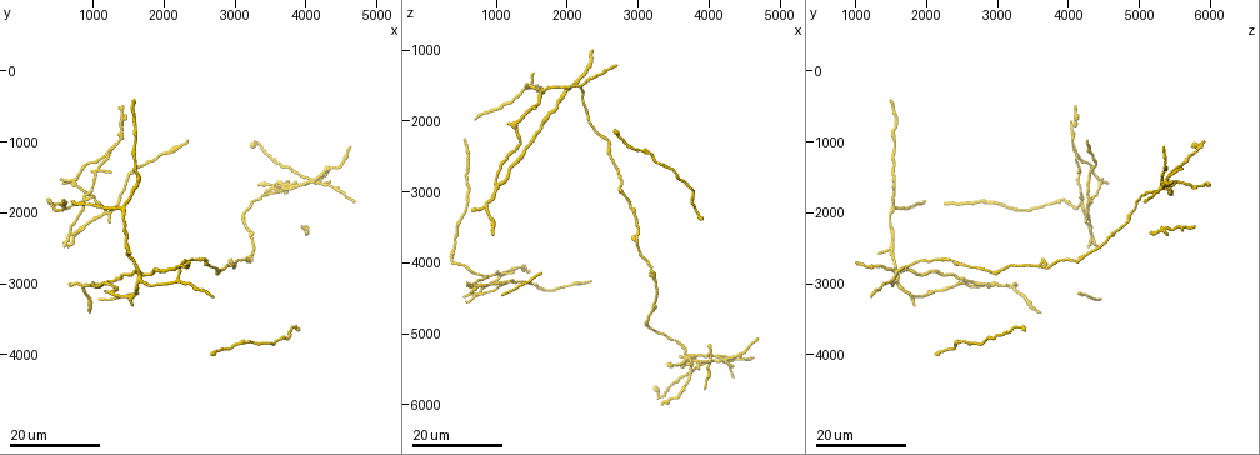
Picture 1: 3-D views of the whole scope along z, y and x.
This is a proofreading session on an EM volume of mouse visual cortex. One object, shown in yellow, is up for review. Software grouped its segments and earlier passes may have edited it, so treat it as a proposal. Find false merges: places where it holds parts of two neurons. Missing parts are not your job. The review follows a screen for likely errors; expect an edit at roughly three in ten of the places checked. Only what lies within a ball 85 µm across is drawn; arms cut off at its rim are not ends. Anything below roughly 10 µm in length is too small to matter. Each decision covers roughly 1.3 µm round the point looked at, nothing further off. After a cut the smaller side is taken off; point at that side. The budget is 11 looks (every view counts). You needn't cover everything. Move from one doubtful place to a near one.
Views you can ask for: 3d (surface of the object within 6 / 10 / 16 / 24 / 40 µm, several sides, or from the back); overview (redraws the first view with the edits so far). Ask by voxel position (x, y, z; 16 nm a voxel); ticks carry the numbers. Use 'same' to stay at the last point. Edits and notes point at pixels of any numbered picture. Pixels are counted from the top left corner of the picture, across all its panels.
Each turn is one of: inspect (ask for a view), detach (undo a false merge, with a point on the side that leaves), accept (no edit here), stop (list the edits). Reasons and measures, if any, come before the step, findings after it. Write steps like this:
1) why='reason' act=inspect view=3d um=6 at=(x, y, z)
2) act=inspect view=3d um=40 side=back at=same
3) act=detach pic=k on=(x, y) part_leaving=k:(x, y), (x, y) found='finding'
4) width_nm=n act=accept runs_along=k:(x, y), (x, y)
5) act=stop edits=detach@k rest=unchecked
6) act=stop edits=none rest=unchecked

why='narrows sharply' act=inspect view=3d um=24 at=(800, 1900, 4150)

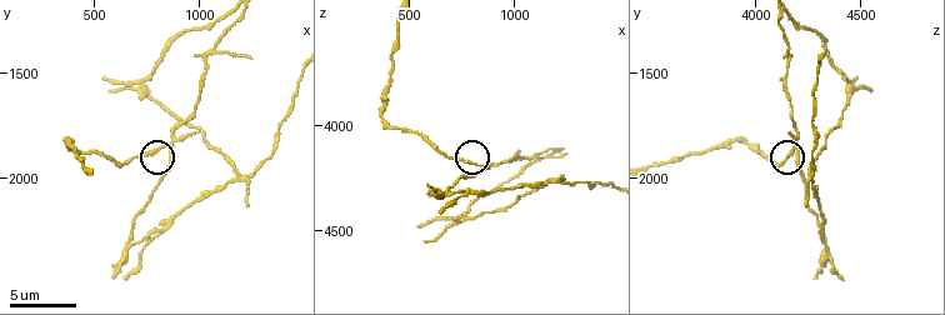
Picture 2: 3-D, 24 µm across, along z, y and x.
act=inspect view=3d um=6 at=(820, 1860, 4170)

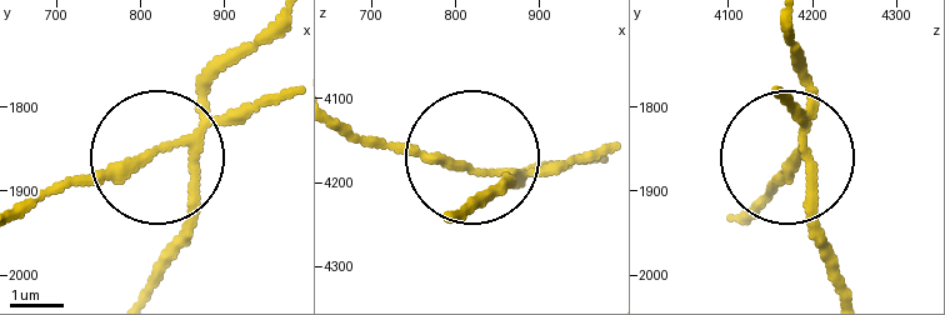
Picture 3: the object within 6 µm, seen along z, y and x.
arms=3 act=detach pic=3 on=(189, 204) part_leaving=3:(199, 138), (185, 228), (159, 281) found='two neurons meet here'

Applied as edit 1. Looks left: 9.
act=inspect view=overview

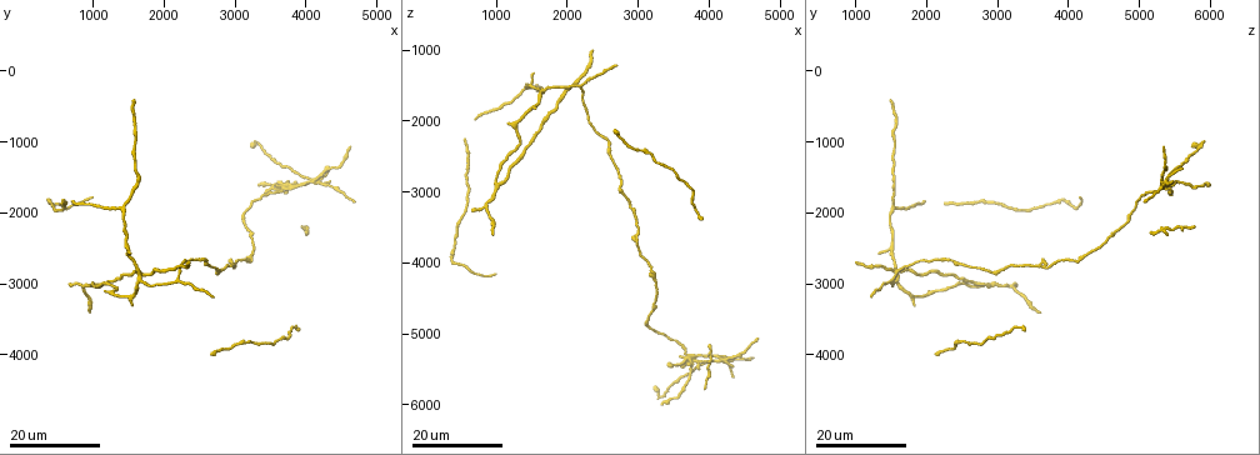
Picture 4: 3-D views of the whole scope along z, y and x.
why='arms part here' act=inspect view=3d um=24 at=(1050, 3000, 2950)

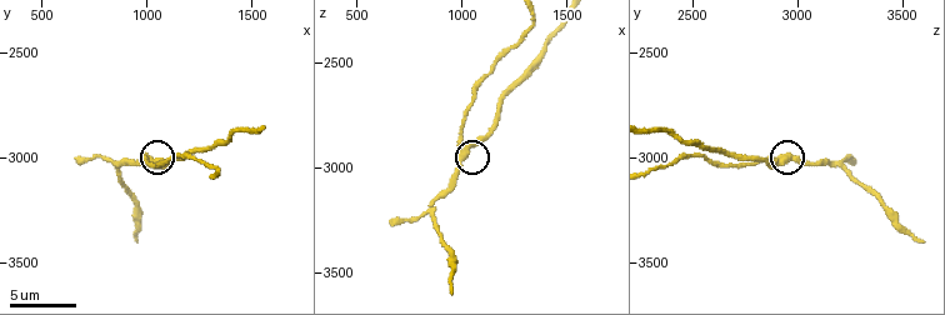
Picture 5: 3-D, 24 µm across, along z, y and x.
act=inspect view=3d um=6 at=(1030, 3020, 2920)

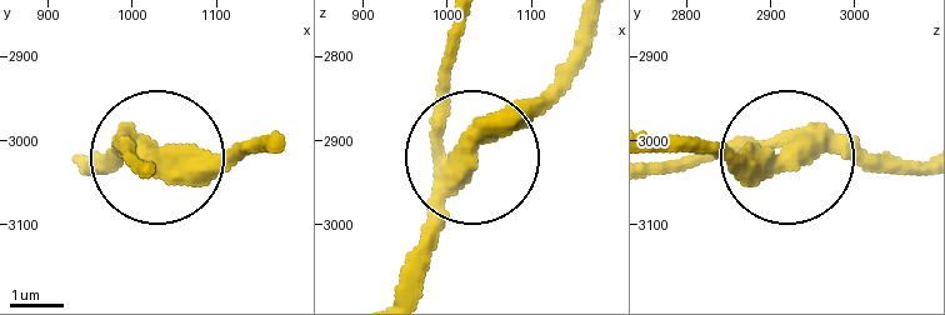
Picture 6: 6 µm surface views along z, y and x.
side_arm_um=15 act=detach pic=6 on=(168, 164) part_leaving=6:(445, 193), (580, 23) found='two neurons meet here'

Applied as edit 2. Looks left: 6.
act=inspect view=overview

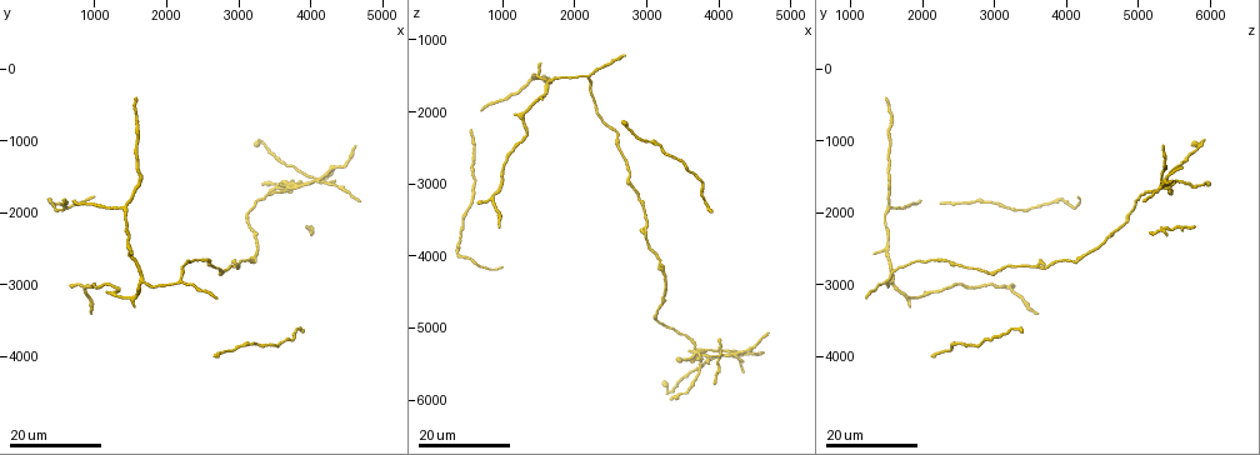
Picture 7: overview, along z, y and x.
why='sudden change in width' act=inspect view=3d um=24 at=(3200, 2250, 4700)

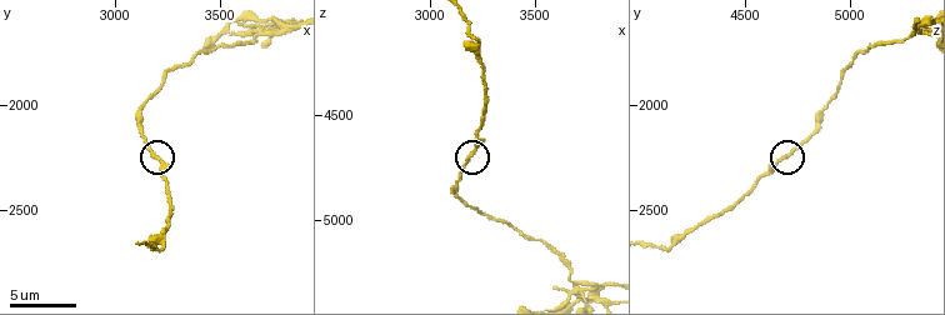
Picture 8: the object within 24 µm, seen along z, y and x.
act=inspect view=3d um=6 at=(3190, 2250, 4690)

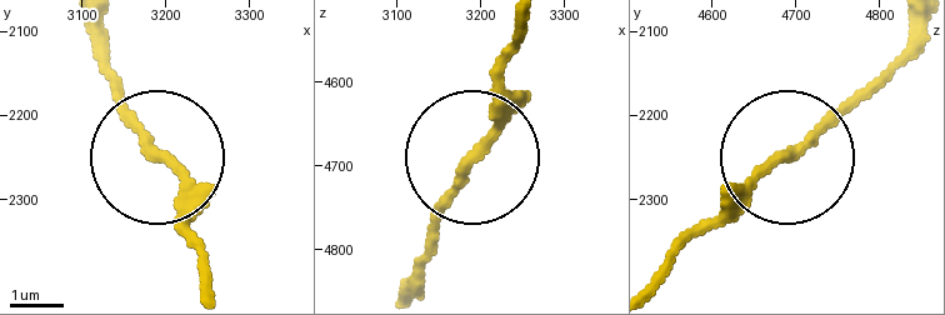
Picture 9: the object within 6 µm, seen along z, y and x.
act=inspect view=3d um=6 side=back at=(3195, 2250, 4690)

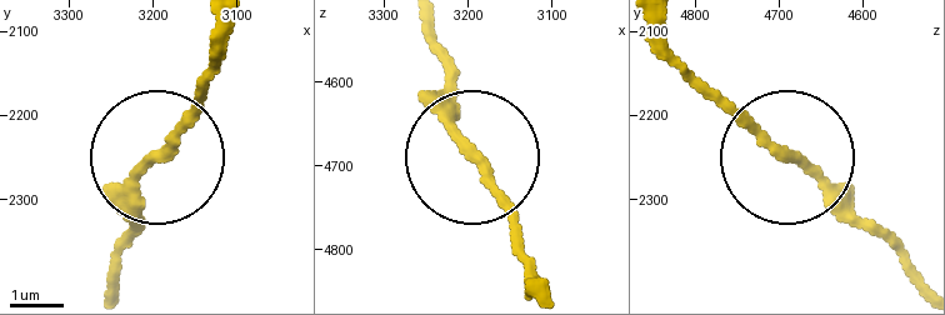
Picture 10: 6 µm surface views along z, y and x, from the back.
width_nm=180 act=accept found='continuous, no second neuron'

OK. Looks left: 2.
why='four arms meet' act=inspect view=3d um=24 at=(3700, 1650, 5350)

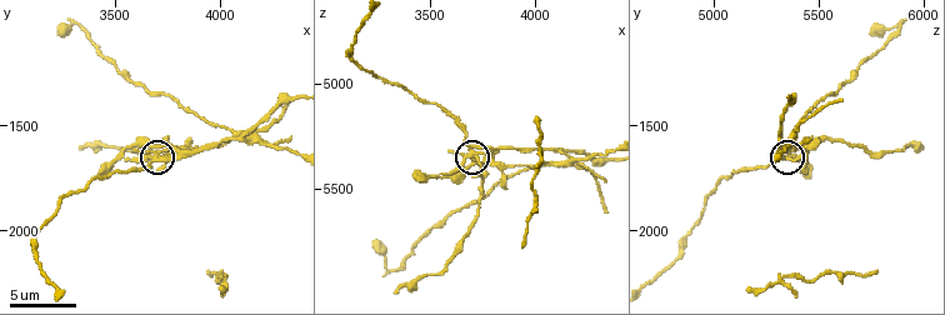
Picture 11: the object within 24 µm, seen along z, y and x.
act=inspect view=3d um=6 at=same

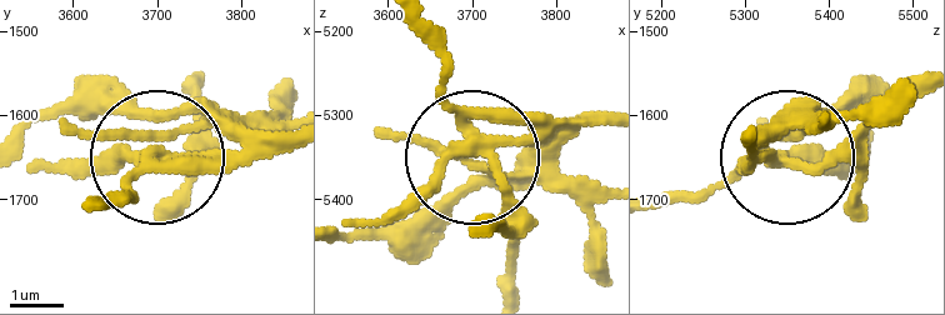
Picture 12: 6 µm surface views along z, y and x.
width_nm=280 act=detach pic=12 on=(203, 98) part_leaving=12:(478, 131), (528, 136), (581, 181), (608, 185) found='two neurons meet here'

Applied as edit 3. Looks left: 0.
act=stop edits=detach@3,detach@6,detach@12 rest=unchecked

